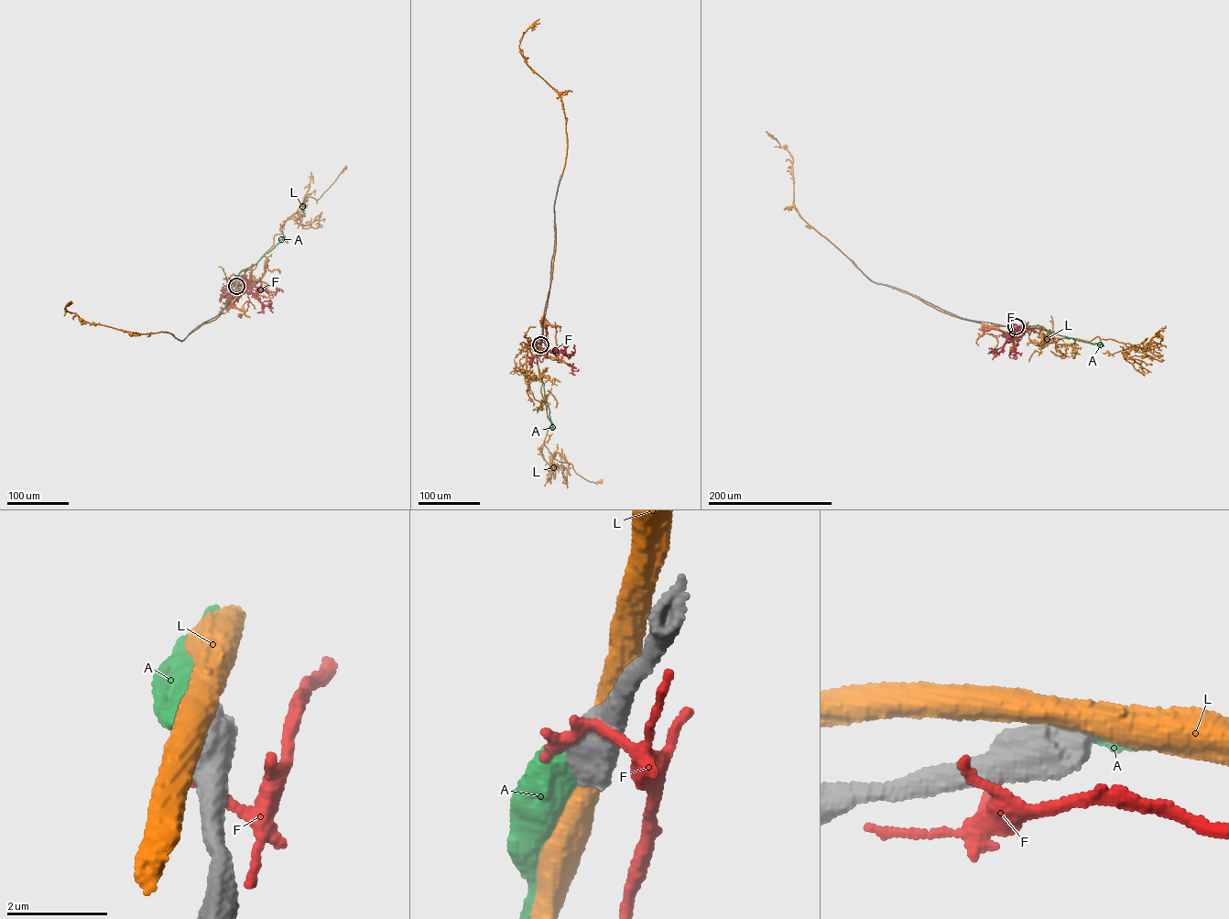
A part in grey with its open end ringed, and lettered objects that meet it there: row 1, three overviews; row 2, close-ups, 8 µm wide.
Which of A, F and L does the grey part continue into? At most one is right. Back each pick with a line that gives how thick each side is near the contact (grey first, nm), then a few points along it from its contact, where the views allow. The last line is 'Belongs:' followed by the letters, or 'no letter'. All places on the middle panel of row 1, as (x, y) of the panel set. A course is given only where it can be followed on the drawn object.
Belongs: no letter

